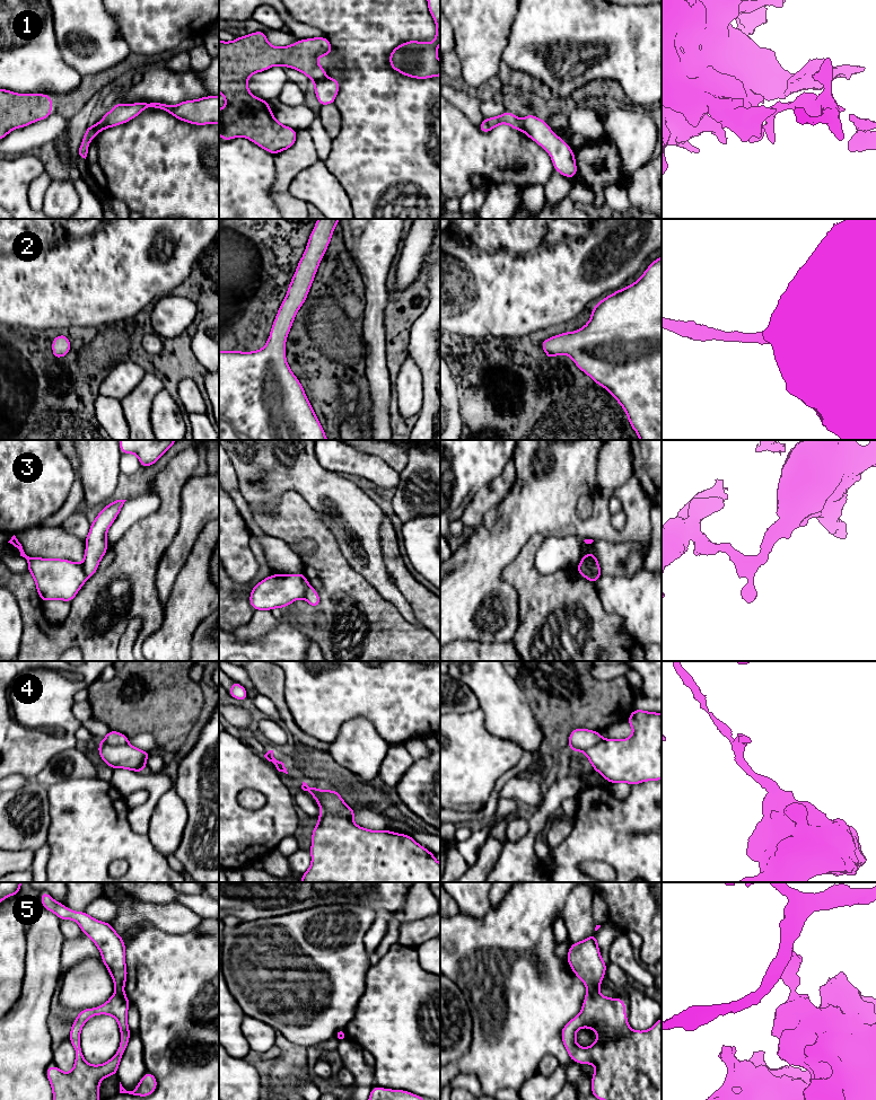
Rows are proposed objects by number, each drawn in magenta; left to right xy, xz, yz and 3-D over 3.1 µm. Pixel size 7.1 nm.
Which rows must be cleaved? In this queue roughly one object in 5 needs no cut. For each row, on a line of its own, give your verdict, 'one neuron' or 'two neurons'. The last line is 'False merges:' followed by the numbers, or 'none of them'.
1: two neurons
2: one neuron
3: two neurons
4: two neurons
5: two neurons
False merges: 1, 3, 4, 5

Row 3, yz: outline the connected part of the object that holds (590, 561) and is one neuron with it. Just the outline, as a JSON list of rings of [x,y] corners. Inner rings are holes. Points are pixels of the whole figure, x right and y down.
[[[593,552],[582,556],[581,561],[587,565],[588,570],[596,577],[601,577],[599,563]]]

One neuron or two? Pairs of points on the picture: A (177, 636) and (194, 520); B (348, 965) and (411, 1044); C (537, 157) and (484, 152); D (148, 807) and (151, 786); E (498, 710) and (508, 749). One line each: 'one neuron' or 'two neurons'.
A: two neurons
B: two neurons
C: one neuron
D: one neuron
E: two neurons

